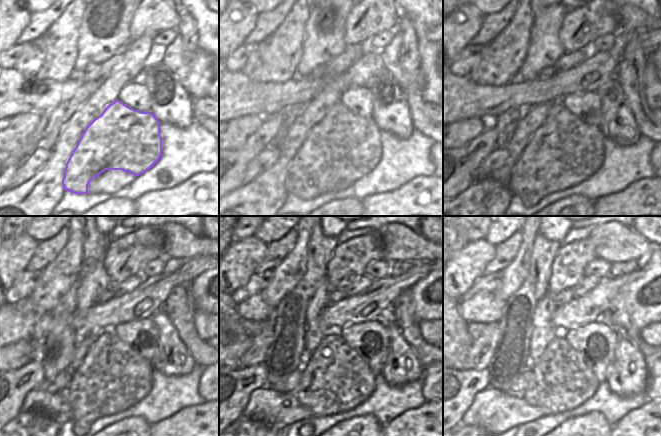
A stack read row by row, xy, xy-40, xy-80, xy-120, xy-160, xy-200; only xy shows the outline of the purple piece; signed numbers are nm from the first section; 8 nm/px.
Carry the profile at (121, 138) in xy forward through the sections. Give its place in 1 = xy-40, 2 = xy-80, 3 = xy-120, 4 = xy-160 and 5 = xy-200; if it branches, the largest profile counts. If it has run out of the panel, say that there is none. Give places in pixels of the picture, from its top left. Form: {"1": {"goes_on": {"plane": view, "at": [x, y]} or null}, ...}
{"1": {"goes_on": {"plane": "xy-40", "at": [342, 148]}}, "2": {"goes_on": {"plane": "xy-80", "at": [565, 151]}}, "3": {"goes_on": {"plane": "xy-120", "at": [112, 377]}}, "4": {"goes_on": {"plane": "xy-160", "at": [335, 379]}}, "5": {"goes_on": {"plane": "xy-200", "at": [560, 380]}}}

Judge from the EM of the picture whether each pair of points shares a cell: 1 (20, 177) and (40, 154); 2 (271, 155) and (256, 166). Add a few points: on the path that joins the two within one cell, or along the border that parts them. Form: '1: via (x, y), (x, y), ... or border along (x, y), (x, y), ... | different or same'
1: via (25, 171), (36, 160) | same
2: via (267, 158), (260, 163) | same

